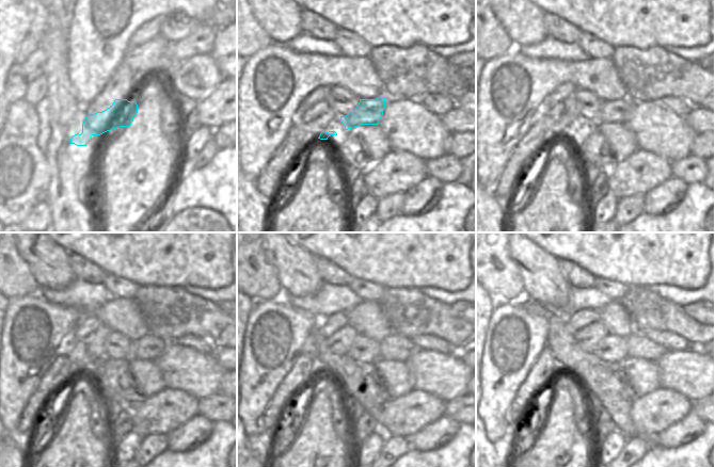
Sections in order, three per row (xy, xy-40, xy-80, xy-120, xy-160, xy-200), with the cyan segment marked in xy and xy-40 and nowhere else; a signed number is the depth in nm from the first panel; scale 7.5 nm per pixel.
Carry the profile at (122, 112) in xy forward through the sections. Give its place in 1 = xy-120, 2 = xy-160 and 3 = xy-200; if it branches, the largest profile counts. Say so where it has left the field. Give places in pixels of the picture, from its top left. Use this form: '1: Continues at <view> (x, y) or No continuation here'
1: Continues at xy-120 (149, 347)
2: Continues at xy-160 (395, 347)
3: Continues at xy-200 (637, 345).

